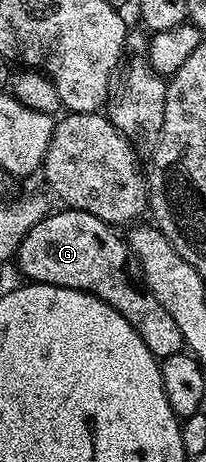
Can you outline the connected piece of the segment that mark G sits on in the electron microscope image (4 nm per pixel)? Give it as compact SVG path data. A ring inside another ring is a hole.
M59 208L56 212L48 213L46 218L41 219L36 226L29 228L29 232L21 240L17 263L19 270L24 274L26 281L31 284L42 284L45 286L60 286L61 288L73 288L74 290L86 290L87 293L105 300L107 306L117 308L129 324L145 340L145 348L153 352L153 356L160 360L180 353L184 349L181 328L177 328L177 323L173 321L173 316L165 312L165 307L159 303L157 296L153 296L150 290L138 277L130 274L133 255L128 239L123 238L118 229L111 223L93 216L89 212L81 212L70 208Z

